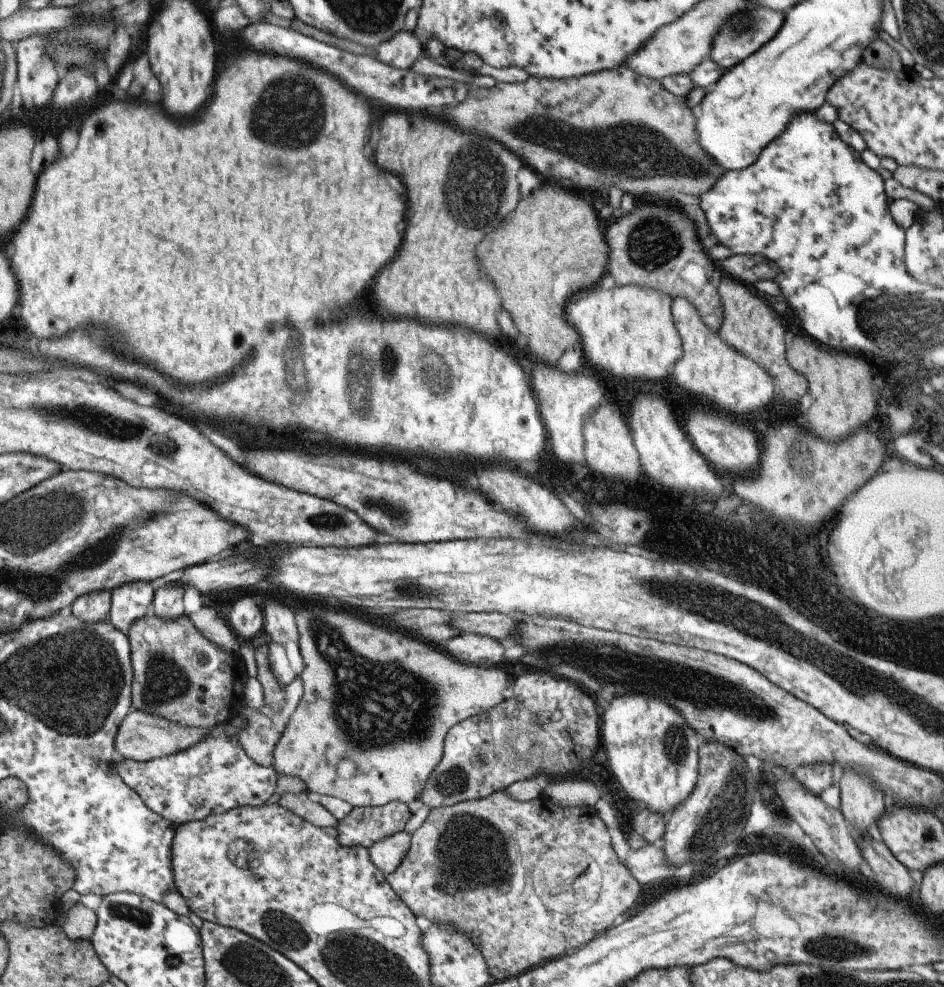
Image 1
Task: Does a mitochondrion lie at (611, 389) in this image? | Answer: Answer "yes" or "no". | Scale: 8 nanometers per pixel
no

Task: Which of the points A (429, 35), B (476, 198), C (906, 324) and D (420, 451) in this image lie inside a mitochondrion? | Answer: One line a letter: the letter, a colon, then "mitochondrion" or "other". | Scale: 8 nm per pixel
A: other
B: mitochondrion
C: mitochondrion
D: other

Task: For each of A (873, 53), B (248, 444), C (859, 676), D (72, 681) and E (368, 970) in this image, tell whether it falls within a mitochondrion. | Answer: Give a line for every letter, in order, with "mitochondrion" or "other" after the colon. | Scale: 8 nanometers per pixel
A: other
B: other
C: mitochondrion
D: mitochondrion
E: mitochondrion

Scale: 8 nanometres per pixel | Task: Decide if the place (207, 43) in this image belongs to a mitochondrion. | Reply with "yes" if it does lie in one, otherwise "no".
no

